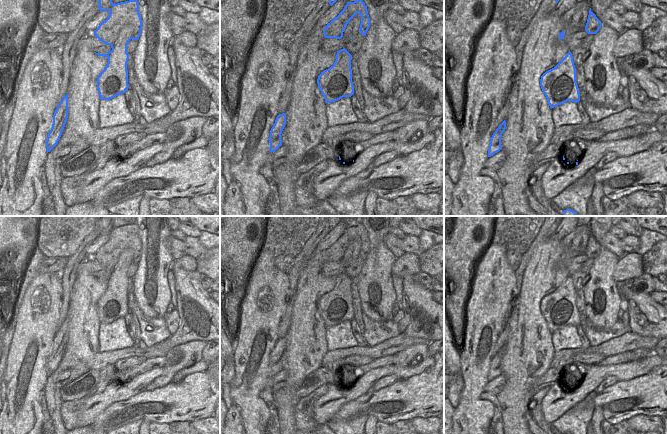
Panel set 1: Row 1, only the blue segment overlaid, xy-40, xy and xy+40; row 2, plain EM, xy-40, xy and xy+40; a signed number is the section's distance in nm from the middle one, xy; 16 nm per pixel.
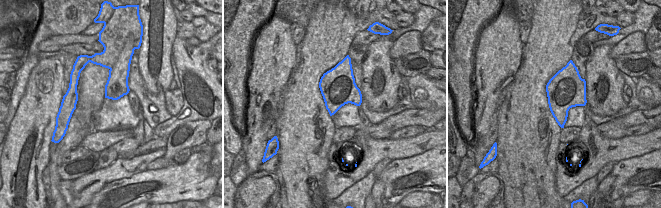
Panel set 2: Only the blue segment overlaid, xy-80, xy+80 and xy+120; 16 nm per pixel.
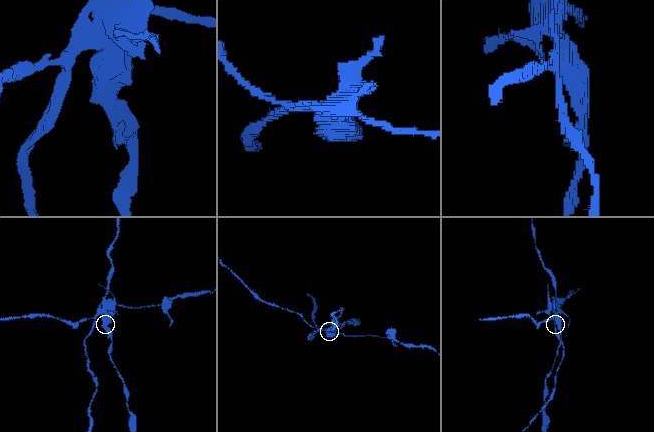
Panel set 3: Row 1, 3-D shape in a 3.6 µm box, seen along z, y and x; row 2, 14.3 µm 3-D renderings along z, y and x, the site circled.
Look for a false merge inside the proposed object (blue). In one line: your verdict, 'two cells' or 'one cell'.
two cells

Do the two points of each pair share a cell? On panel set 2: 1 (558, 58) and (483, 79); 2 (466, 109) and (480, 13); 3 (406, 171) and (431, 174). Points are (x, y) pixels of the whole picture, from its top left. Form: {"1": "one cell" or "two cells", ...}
{"1": "two cells", "2": "one cell", "3": "one cell"}

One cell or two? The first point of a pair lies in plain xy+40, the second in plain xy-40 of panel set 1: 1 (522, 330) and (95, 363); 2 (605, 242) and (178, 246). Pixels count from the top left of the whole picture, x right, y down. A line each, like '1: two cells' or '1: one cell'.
1: two cells
2: one cell

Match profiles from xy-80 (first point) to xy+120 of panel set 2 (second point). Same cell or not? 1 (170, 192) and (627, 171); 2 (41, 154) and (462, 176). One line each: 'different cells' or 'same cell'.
1: same cell
2: different cells

